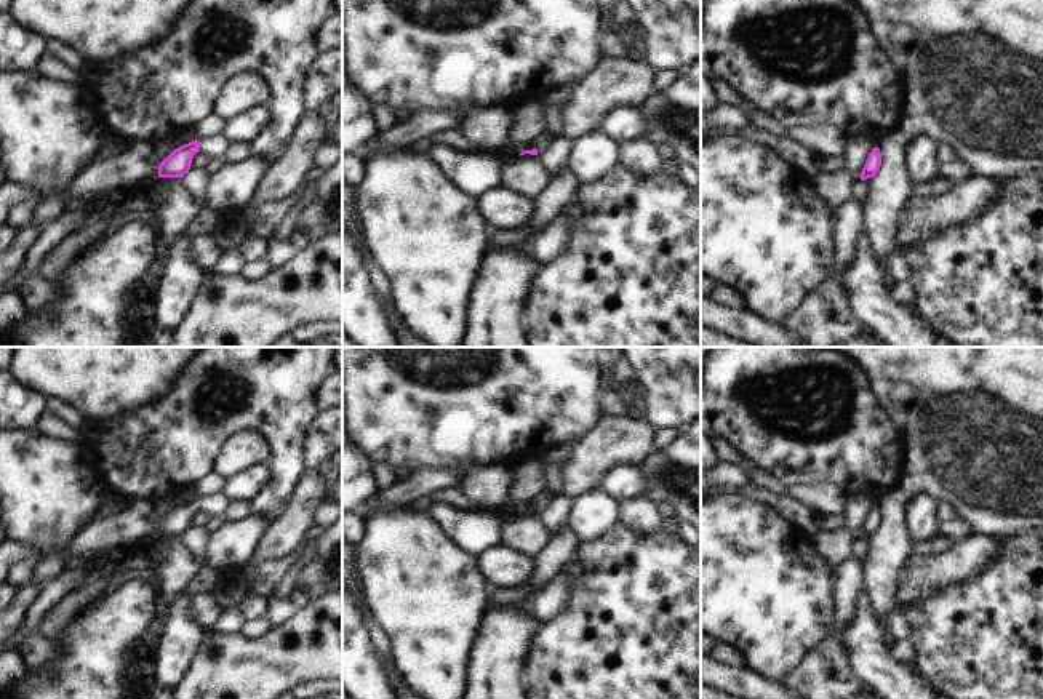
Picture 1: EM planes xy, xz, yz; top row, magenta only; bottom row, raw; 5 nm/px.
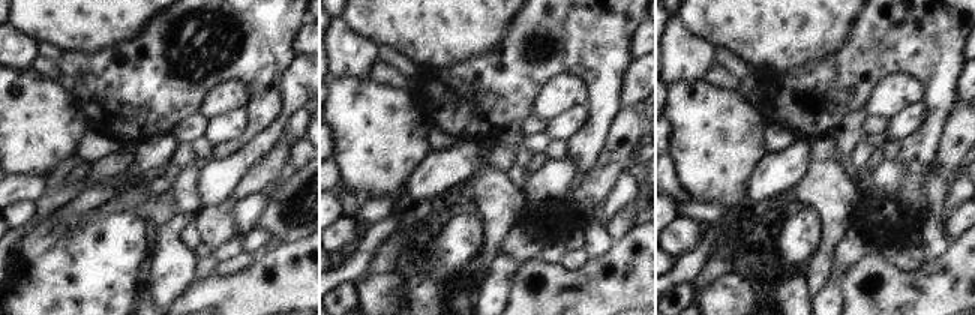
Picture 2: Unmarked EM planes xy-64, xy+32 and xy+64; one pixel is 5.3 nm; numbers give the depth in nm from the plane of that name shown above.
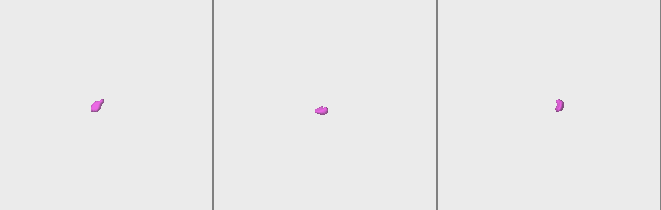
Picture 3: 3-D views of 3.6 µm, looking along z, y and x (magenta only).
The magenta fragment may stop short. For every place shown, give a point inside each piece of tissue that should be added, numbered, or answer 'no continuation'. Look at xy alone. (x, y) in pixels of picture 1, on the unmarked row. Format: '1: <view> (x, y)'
1: xy (213, 506)
2: xy (135, 525)

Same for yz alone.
no continuation

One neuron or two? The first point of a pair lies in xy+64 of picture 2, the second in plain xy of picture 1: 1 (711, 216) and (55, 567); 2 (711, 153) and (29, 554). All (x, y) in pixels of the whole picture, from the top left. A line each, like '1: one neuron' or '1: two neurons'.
1: one neuron
2: two neurons

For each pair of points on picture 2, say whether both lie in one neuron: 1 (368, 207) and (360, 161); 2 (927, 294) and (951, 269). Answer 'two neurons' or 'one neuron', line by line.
1: two neurons
2: one neuron

